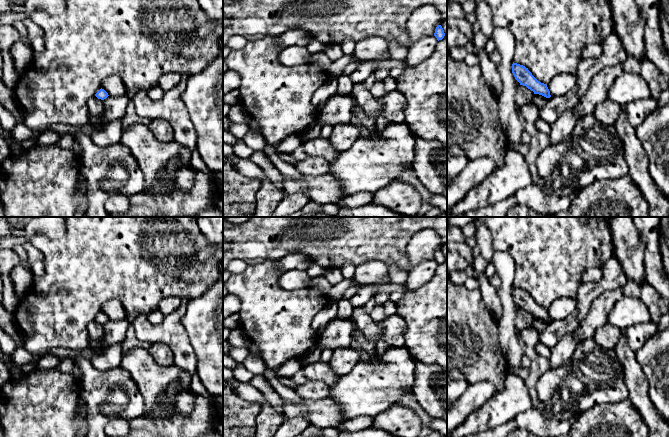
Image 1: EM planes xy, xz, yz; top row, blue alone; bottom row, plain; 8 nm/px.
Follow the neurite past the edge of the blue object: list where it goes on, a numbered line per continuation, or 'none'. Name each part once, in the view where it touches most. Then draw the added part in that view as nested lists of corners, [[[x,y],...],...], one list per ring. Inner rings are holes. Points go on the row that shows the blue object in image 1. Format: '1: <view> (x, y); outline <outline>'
none

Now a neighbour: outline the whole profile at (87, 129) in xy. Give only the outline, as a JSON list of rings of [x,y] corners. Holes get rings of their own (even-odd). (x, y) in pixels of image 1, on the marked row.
[[[86,123],[85,125],[80,127],[76,127],[72,125],[50,125],[43,132],[54,131],[61,135],[72,135],[72,136],[77,133],[82,133],[85,136],[90,137],[100,129],[101,129],[101,125],[92,126],[89,123]]]

